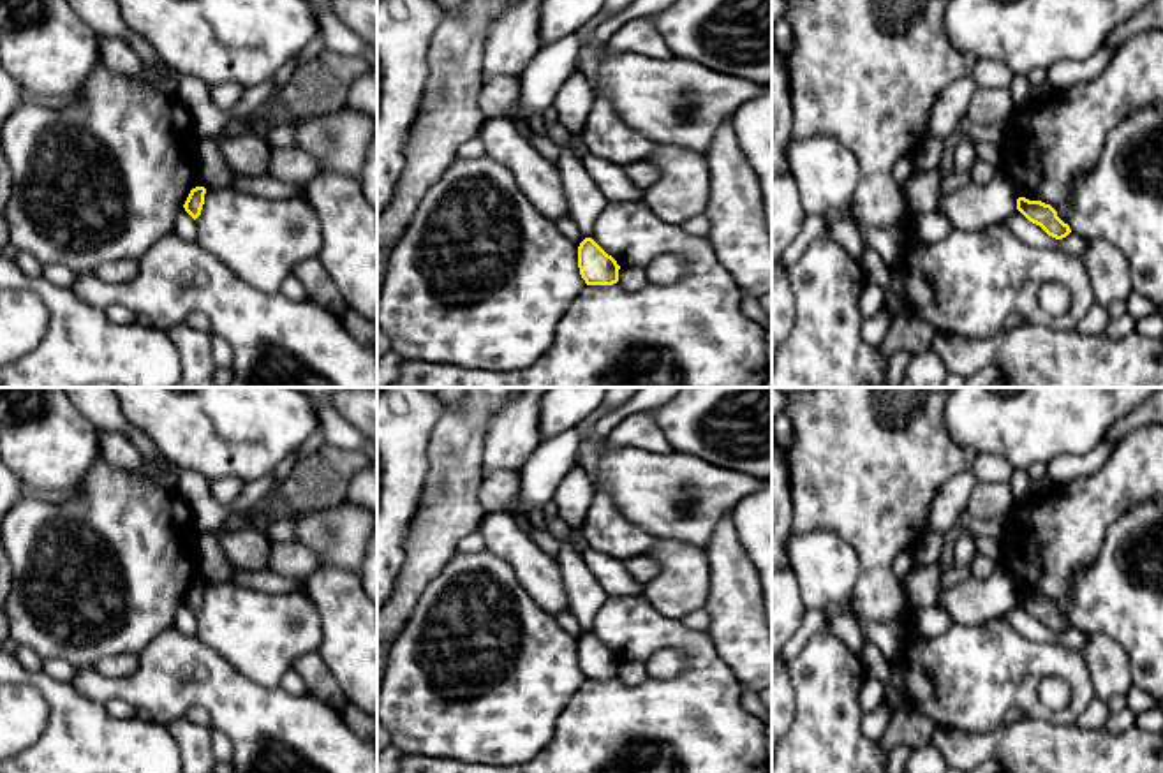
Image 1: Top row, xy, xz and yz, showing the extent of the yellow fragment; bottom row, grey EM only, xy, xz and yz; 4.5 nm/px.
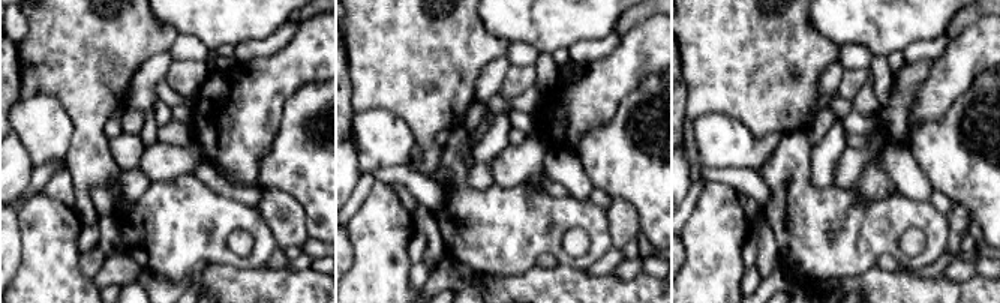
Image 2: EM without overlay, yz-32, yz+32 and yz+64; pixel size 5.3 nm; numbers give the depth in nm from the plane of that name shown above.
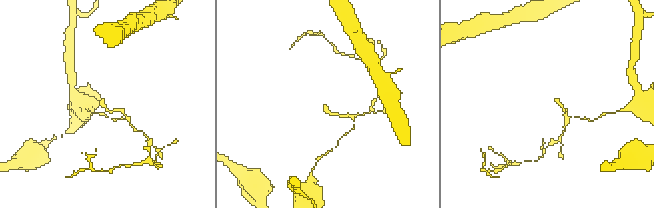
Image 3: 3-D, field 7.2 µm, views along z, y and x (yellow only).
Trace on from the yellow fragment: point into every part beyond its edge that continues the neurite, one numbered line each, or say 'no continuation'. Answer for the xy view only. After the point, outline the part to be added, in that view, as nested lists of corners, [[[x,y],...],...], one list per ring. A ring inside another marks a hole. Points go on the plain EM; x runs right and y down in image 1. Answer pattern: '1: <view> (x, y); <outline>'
no continuation

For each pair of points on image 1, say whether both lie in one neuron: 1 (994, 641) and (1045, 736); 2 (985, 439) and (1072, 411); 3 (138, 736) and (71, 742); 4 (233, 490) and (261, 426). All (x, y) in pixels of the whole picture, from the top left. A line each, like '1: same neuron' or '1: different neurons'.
1: different neurons
2: same neuron
3: same neuron
4: different neurons

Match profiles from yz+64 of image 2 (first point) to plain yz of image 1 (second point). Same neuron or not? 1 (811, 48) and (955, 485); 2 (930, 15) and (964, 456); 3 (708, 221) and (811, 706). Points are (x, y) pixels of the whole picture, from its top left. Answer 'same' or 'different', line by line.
1: different
2: different
3: same

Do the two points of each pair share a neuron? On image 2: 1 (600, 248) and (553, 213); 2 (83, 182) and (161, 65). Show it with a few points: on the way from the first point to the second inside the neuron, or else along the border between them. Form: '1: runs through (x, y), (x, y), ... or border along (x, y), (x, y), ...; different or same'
1: runs through (598, 233), (579, 213), (568, 213); same
2: border along (137, 71), (125, 104); different

